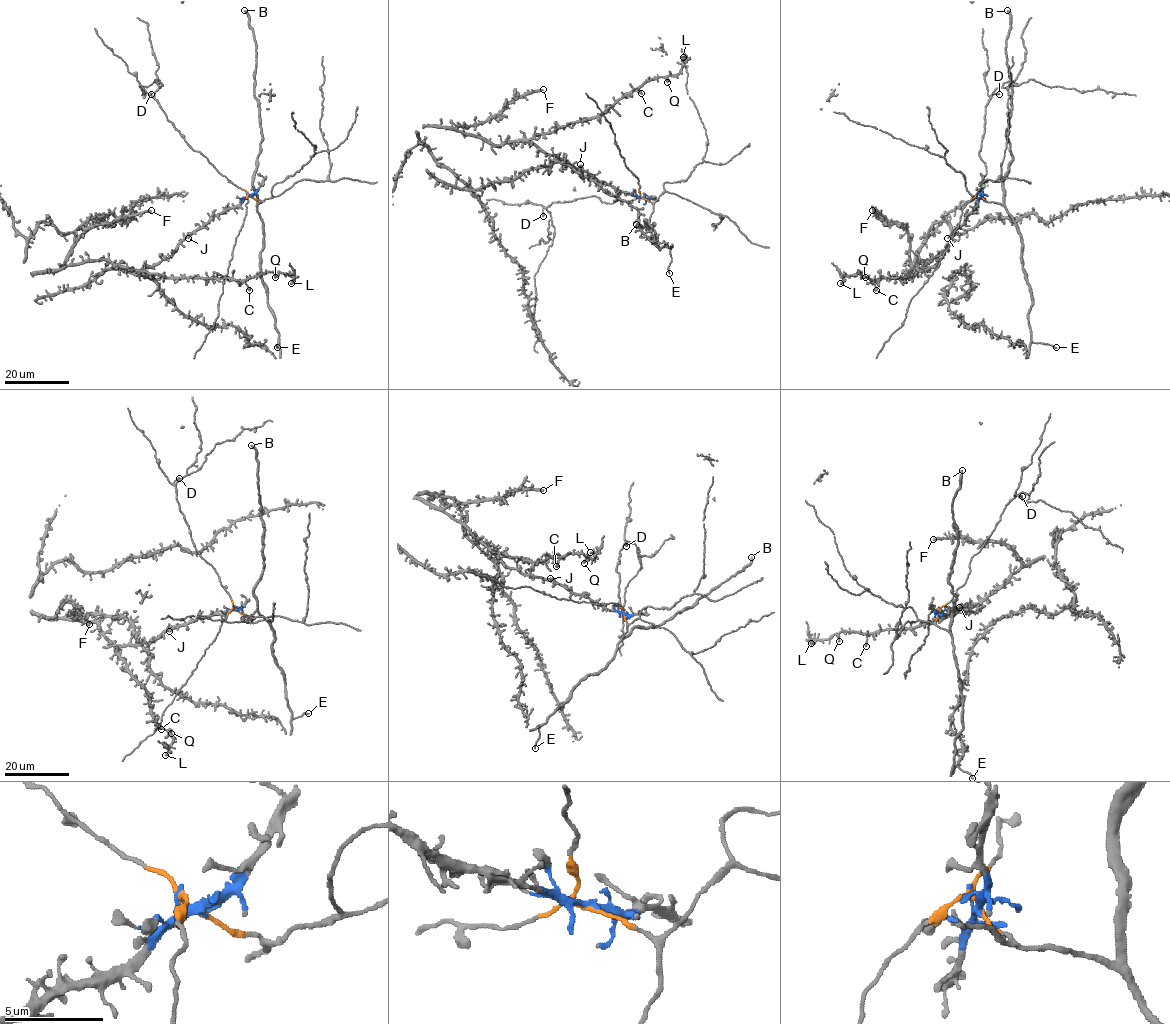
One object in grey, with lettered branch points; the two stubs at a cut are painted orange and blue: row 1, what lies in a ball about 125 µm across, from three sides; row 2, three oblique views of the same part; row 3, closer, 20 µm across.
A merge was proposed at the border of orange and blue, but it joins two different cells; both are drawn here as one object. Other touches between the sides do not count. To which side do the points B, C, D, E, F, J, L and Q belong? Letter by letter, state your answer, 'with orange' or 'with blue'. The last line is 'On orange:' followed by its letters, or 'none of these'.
B: with orange
C: with blue
D: with orange
E: with orange
F: with blue
J: with blue
L: with blue
Q: with blue
On orange: B, D, E

